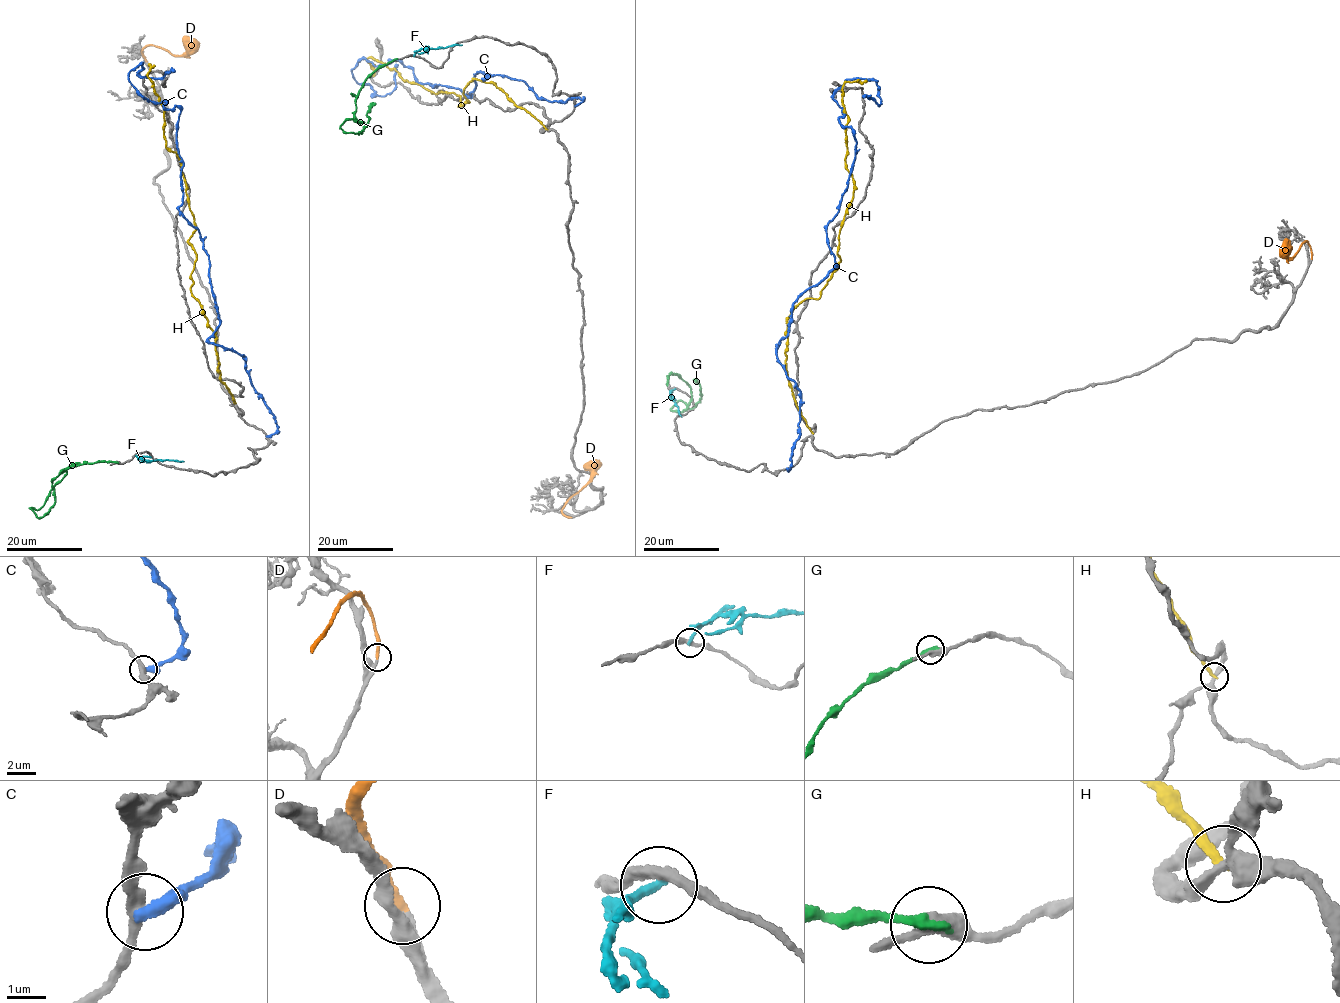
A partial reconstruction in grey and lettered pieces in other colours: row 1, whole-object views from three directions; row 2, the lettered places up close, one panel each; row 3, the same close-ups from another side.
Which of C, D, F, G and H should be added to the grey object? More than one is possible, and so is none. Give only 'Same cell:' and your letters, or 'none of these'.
Same cell: D

